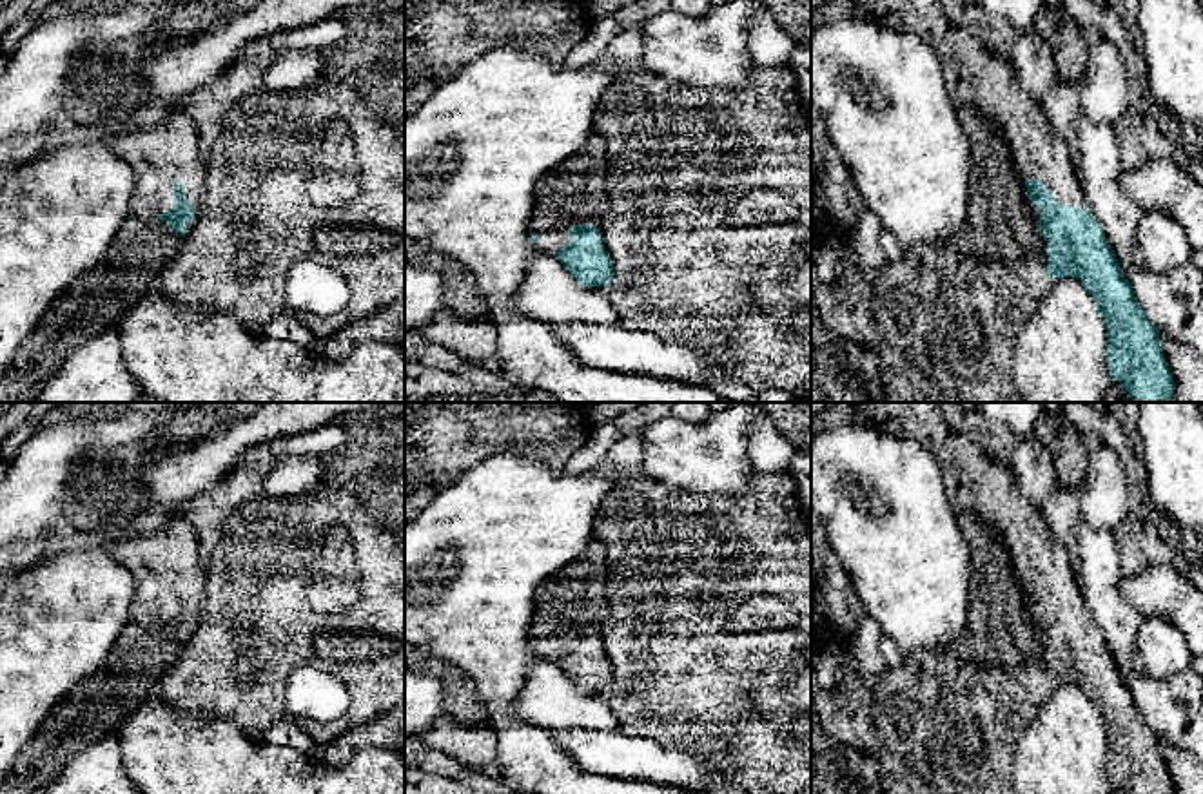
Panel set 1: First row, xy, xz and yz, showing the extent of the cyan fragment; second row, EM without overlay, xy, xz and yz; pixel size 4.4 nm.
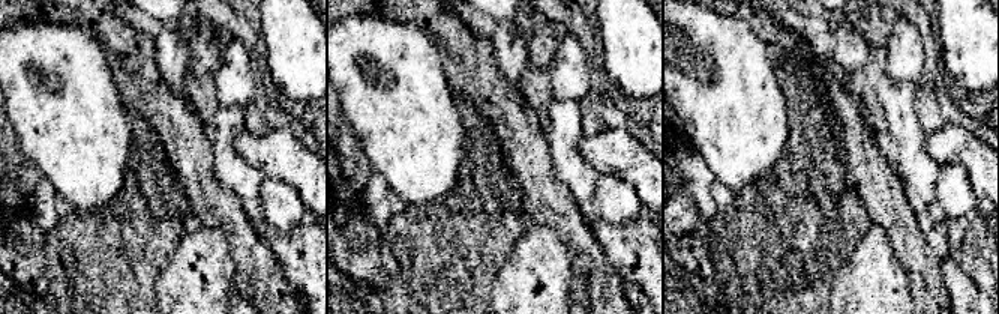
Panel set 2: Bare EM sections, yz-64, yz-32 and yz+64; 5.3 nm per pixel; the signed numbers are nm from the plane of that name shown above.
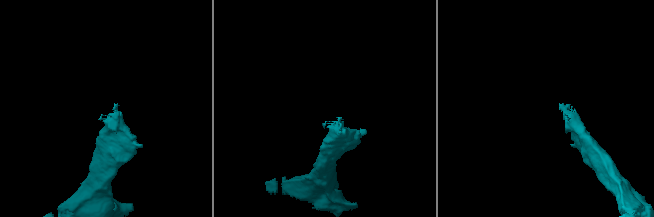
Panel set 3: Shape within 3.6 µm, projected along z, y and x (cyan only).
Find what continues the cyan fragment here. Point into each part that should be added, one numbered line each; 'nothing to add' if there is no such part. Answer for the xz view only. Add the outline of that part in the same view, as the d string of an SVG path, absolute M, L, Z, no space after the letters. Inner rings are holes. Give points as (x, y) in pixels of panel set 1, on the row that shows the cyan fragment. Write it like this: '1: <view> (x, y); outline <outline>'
1: xz (547, 242); outline M537 232L533 247L537 252L546 252L559 257L557 250L570 243L572 236L568 232Z

